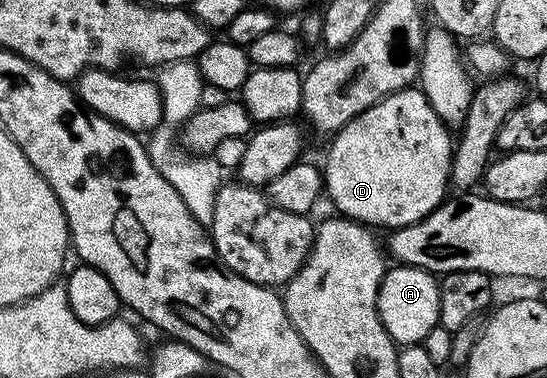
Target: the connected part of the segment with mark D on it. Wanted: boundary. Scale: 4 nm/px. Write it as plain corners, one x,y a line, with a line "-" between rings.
408,88
395,91
386,98
379,100
374,106
367,108
362,114
355,116
341,130
332,135
333,143
329,146
329,155
325,158
325,166
323,165
323,190
335,205
338,206
340,213
346,218
352,218
354,222
360,222
370,228
378,228
377,226
389,226
388,228
396,228
399,226
410,226
418,222
420,218
425,218
434,208
440,206
446,197
445,185
448,187
451,182
451,159
455,149
454,143
449,143
450,131
444,122
441,121
428,102
427,96
420,88

